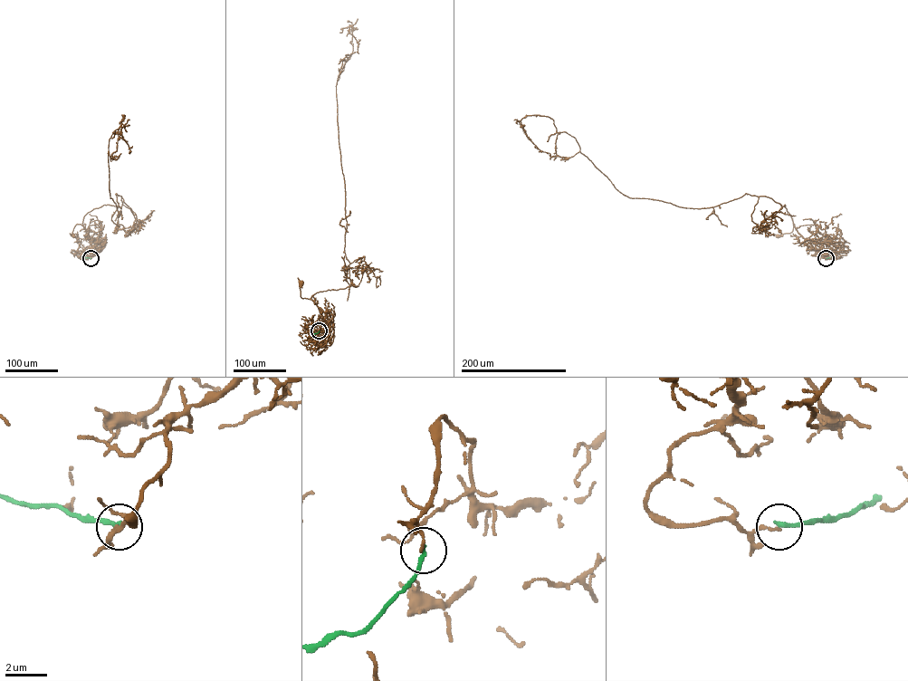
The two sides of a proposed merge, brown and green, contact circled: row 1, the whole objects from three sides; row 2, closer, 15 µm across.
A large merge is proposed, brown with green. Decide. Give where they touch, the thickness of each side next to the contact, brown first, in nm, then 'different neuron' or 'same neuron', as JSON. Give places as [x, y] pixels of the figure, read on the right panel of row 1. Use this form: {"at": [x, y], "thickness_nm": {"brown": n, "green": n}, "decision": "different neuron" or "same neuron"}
{"at": [826, 258], "thickness_nm": {"brown": 140, "green": 200}, "decision": "different neuron"}

